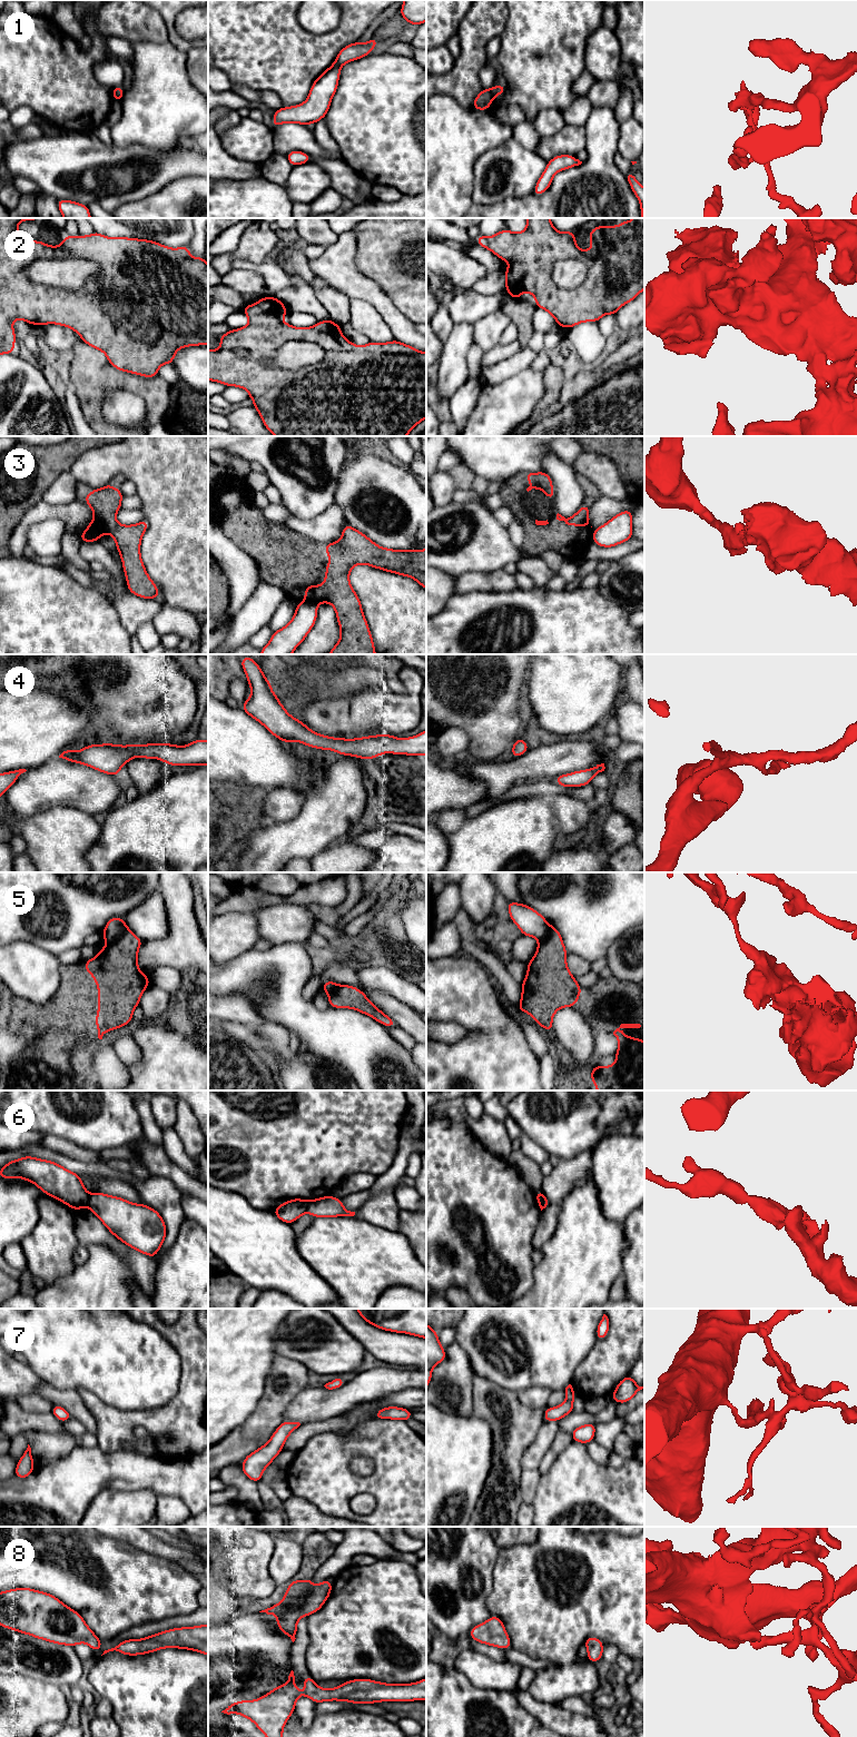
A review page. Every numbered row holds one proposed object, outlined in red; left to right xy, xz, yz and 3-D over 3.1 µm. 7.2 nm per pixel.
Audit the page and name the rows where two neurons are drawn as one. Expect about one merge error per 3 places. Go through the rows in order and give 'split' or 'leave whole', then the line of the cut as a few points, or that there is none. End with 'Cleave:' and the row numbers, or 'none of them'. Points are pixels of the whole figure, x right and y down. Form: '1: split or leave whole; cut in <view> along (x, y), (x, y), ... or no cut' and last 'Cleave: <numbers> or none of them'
1: split; cut in yz along (489, 89), (493, 96)
2: split; cut in xy along (101, 270), (85, 259), (40, 258), (25, 275)
3: split; cut in xz along (301, 602), (317, 604)
4: leave whole; no cut
5: split; cut in xy along (126, 926), (118, 937), (108, 943)
6: split; cut in xy along (90, 1194), (87, 1205)
7: leave whole; no cut
8: leave whole; no cut
Cleave: 1, 2, 3, 5, 6

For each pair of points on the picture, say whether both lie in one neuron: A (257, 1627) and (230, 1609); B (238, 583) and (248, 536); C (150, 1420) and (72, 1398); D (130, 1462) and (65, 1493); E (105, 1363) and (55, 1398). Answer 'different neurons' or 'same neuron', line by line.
A: different neurons
B: different neurons
C: different neurons
D: same neuron
E: different neurons

